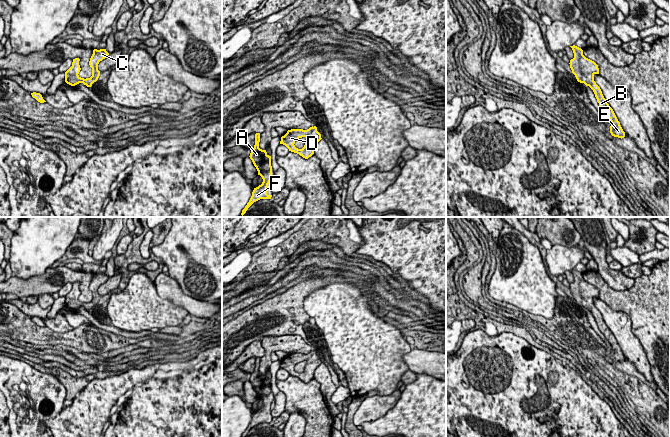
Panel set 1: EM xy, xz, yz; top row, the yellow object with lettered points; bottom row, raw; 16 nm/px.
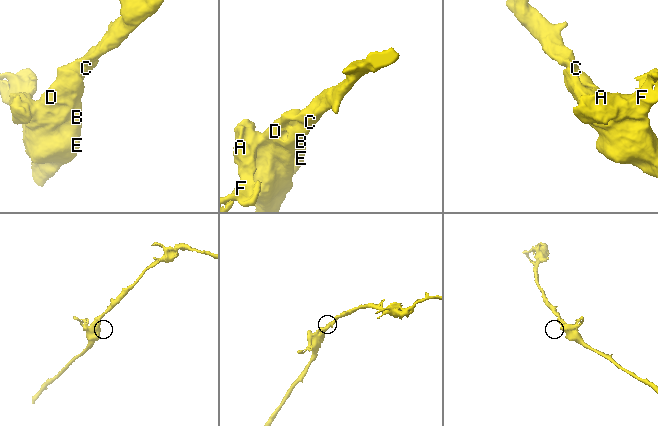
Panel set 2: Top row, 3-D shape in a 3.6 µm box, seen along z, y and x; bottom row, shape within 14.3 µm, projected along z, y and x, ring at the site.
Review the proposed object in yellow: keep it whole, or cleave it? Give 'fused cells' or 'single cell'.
single cell

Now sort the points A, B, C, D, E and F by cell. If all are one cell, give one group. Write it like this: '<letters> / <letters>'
A B C D E F

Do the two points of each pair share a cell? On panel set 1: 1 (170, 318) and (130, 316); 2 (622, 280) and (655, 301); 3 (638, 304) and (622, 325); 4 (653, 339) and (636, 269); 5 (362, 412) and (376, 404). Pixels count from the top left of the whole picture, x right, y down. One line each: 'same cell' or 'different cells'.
1: same cell
2: different cells
3: different cells
4: different cells
5: same cell

